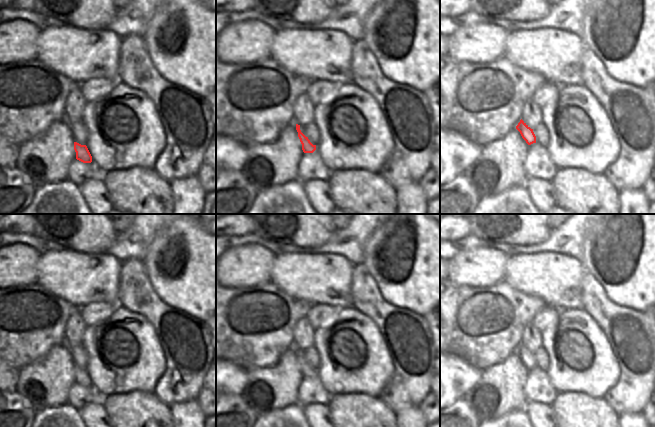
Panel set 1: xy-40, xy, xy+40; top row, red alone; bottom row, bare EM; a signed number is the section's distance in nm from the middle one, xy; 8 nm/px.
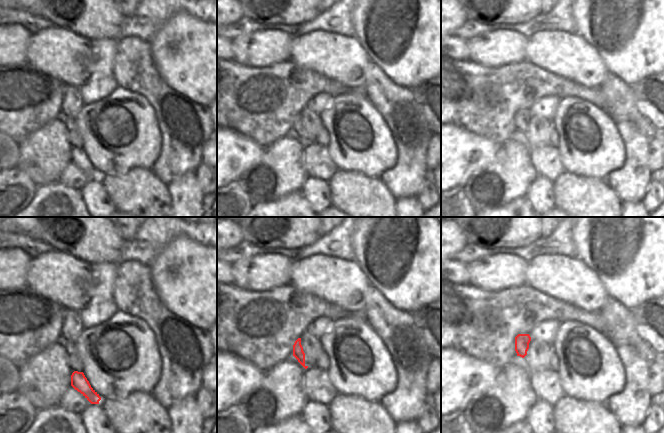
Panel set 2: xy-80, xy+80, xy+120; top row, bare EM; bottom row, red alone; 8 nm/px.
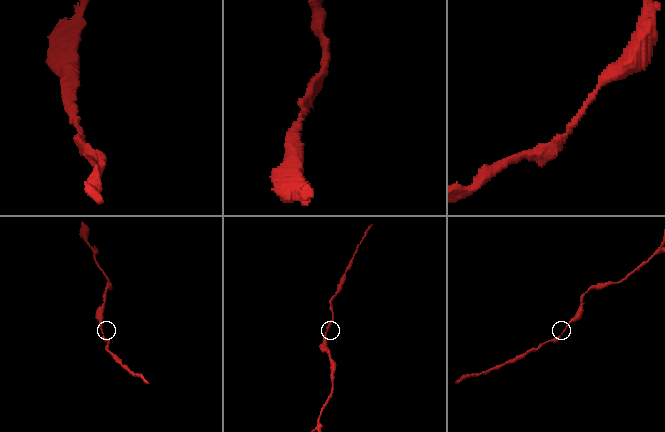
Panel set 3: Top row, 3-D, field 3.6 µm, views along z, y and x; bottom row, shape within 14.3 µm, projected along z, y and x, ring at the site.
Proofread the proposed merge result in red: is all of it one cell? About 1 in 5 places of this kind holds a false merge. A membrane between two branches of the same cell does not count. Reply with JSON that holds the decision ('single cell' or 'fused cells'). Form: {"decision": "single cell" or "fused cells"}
{"decision": "single cell"}

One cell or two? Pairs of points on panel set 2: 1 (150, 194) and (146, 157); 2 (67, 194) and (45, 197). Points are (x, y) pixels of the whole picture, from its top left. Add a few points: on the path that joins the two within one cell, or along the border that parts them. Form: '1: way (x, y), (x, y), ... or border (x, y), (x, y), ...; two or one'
1: border (150, 167), (132, 167), (124, 173); two
2: way (62, 195), (60, 197), (50, 197); one

